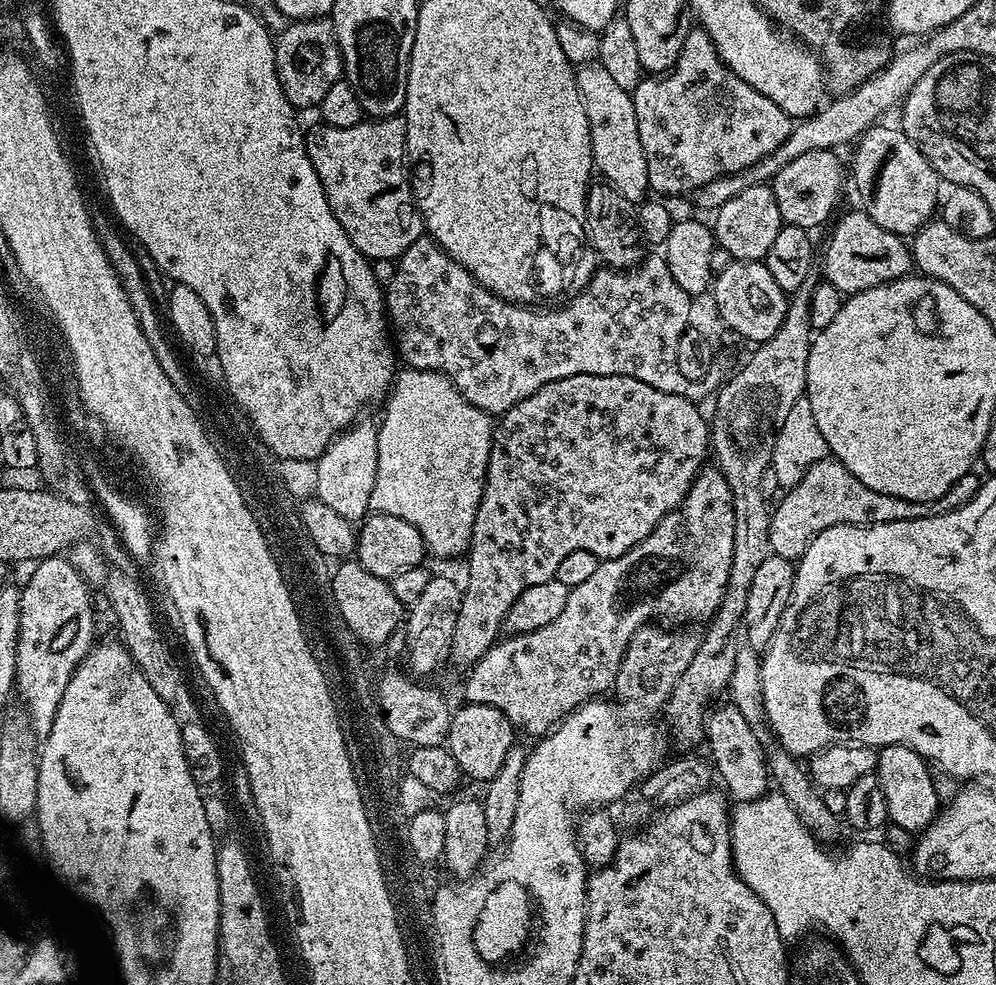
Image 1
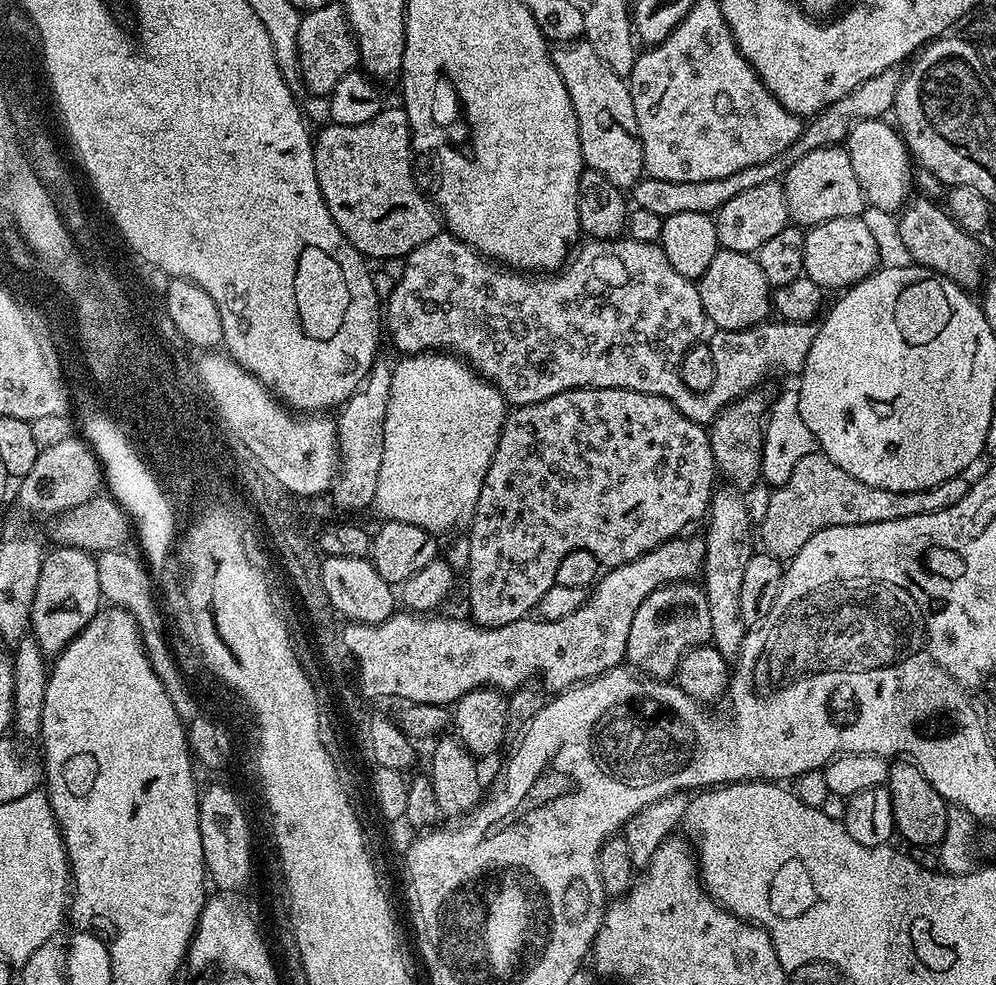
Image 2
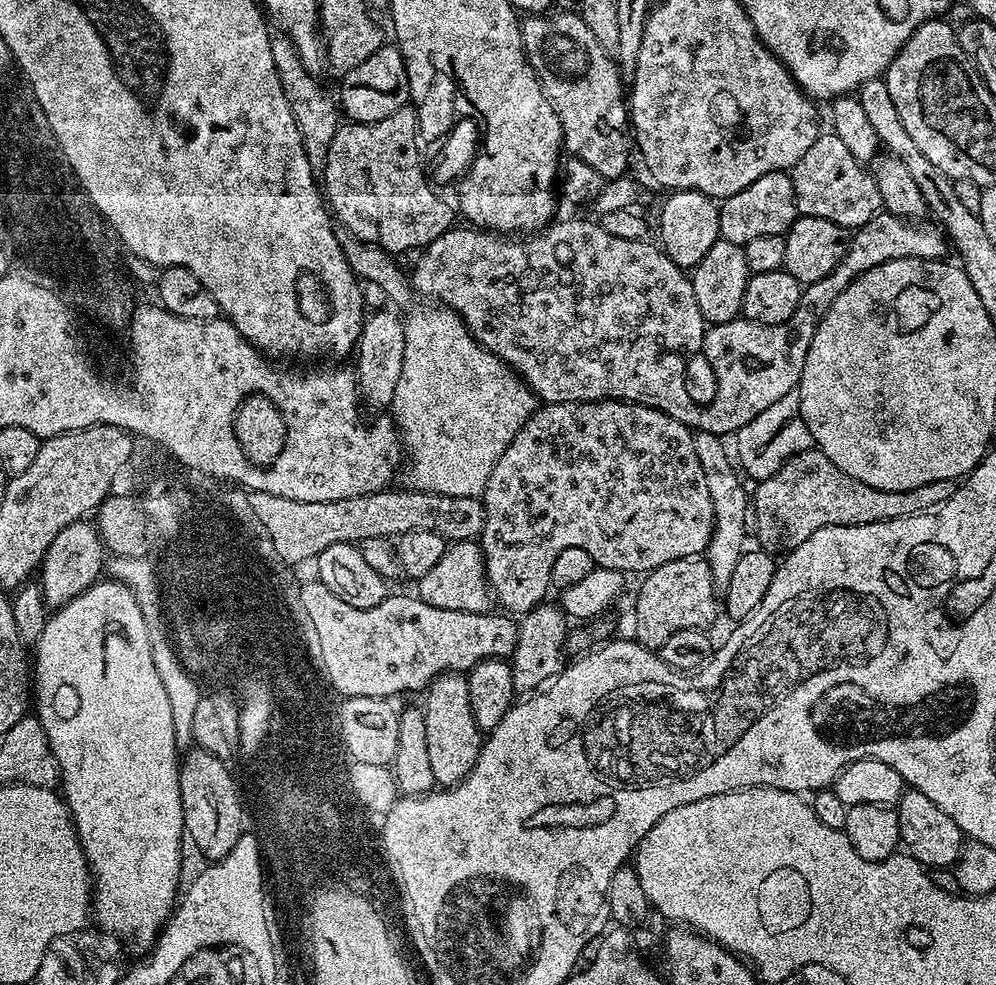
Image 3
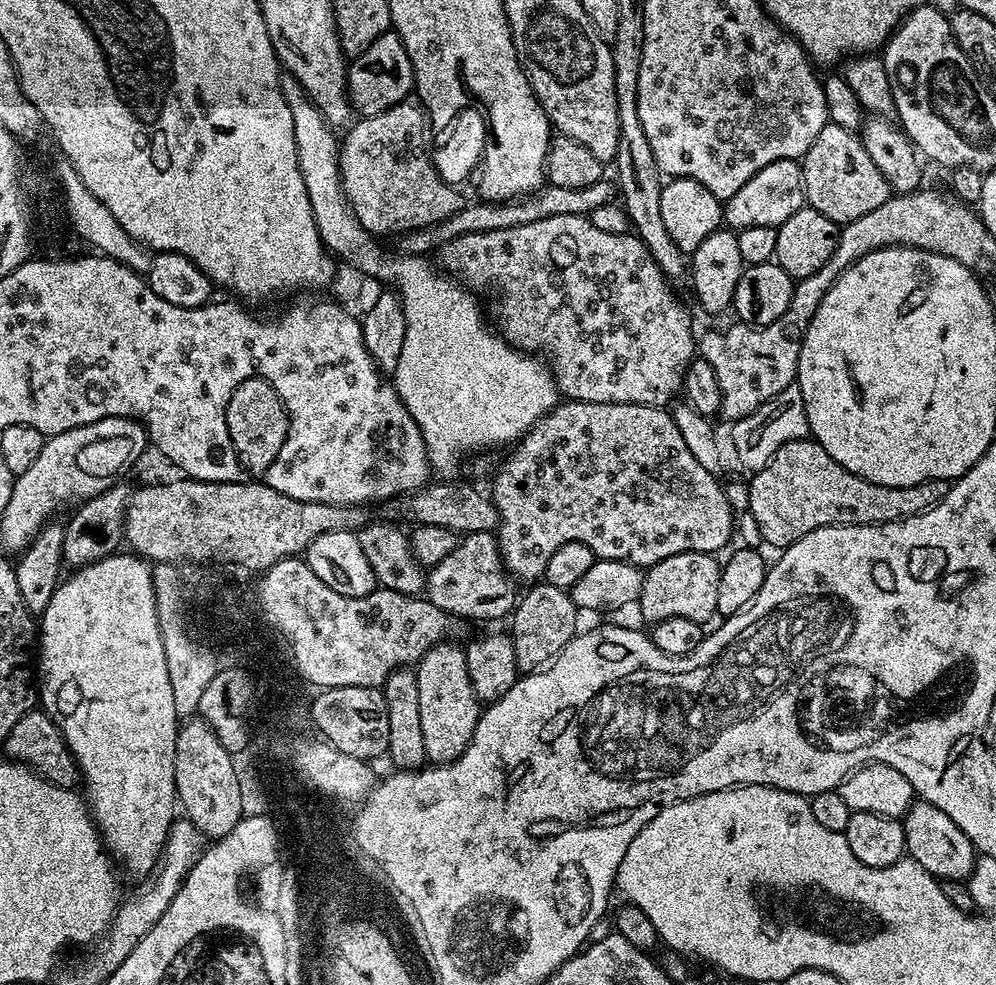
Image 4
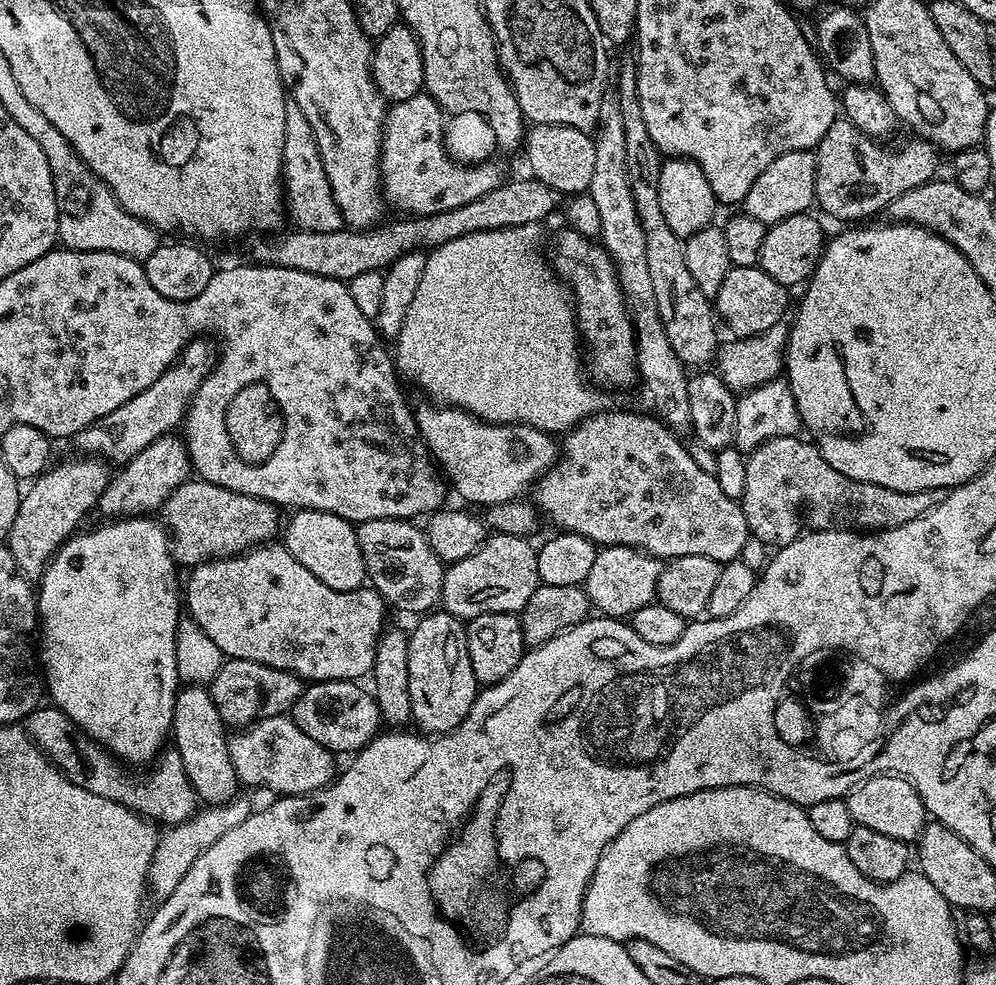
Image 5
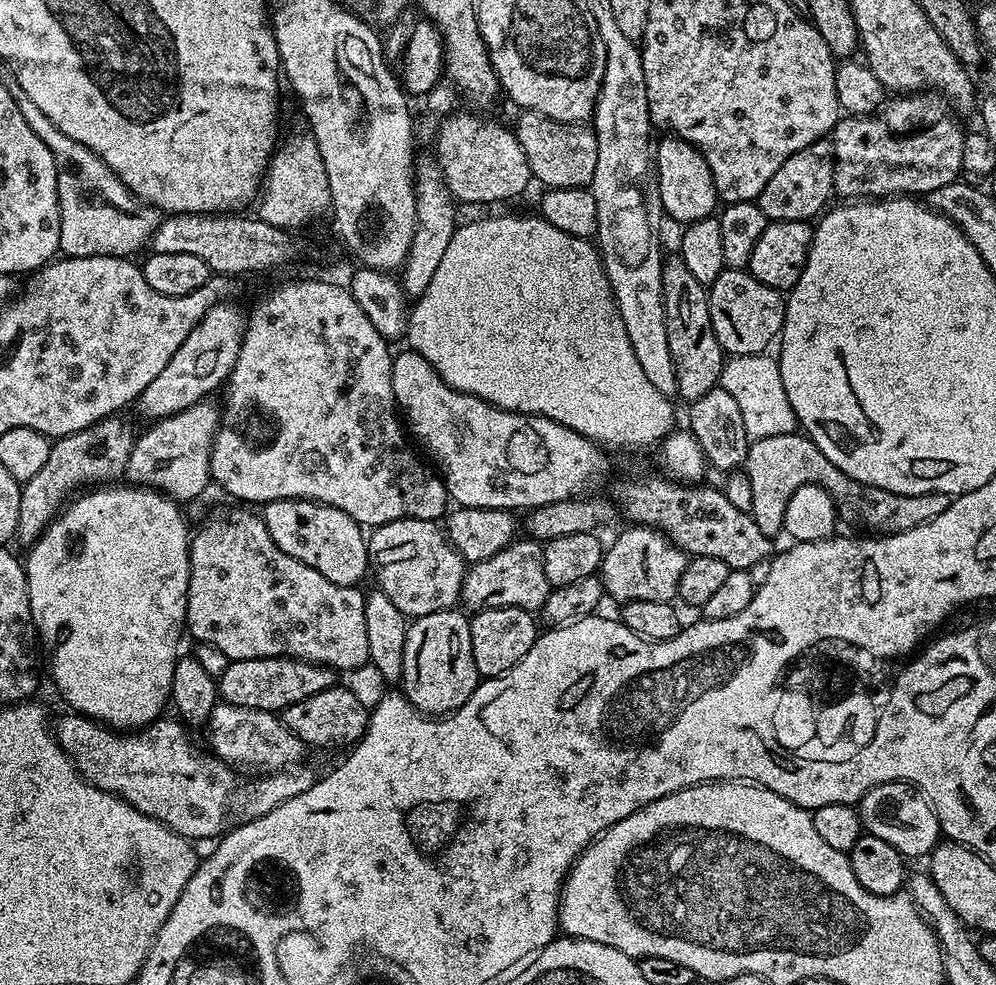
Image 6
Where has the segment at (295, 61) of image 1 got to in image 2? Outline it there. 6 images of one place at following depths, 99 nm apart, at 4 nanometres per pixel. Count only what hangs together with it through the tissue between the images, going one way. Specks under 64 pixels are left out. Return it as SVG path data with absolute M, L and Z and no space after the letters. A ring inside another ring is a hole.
M329 2L321 8L309 8L300 17L298 26L298 66L300 67L300 80L314 96L328 96L346 78L348 72L353 71L360 63L360 52L356 49L356 37L352 34L352 27L348 24L348 15L344 13L339 3Z

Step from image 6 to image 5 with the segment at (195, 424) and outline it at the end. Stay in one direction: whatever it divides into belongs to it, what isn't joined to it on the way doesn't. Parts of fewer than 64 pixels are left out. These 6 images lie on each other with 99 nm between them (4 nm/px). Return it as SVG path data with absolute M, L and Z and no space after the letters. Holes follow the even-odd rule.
M169 434L150 442L142 454L134 454L130 462L126 462L119 469L120 472L111 477L102 490L102 498L98 505L98 512L104 518L127 518L129 516L143 516L152 514L159 509L170 494L183 484L190 476L190 461L188 446L179 435Z

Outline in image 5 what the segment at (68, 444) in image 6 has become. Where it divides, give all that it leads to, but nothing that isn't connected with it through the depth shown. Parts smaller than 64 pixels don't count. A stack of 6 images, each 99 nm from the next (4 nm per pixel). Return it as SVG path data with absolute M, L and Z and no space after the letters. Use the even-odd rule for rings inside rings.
M99 458L80 459L84 460L53 463L47 472L23 489L18 514L14 514L14 522L8 531L6 546L20 567L20 573L29 582L39 581L53 554L83 525L80 523L84 515L99 505L102 490L106 490L110 479L109 465Z

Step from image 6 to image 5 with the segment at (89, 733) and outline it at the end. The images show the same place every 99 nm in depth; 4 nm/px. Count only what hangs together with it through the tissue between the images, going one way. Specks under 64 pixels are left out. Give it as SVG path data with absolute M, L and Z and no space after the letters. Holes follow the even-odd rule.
M58 707L35 708L26 717L26 731L40 751L63 772L67 780L74 782L74 786L82 786L82 790L90 790L90 794L98 794L98 798L118 802L123 808L128 808L149 821L161 820L161 825L164 826L181 824L198 811L196 791L188 780L186 770L182 766L182 758L175 747L168 746L161 751L158 763L151 769L153 772L149 776L135 776L132 773L135 771L129 770L117 757L111 755L108 749L91 740Z

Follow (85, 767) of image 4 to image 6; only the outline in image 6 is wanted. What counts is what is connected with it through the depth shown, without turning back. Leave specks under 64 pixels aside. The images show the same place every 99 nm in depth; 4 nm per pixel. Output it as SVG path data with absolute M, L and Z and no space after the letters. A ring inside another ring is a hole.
M96 486L93 492L85 491L83 494L77 495L57 515L56 519L49 524L47 530L36 539L36 543L27 549L28 560L26 556L26 571L28 573L28 593L30 594L30 610L32 611L32 623L36 625L38 640L43 644L56 644L52 648L52 680L56 683L56 688L60 691L60 696L69 704L73 713L81 716L89 716L92 720L99 720L101 724L107 724L108 727L117 730L139 730L145 724L151 724L153 720L161 715L160 712L164 708L164 703L169 703L172 695L172 683L174 682L174 666L178 657L181 655L180 635L185 635L186 621L188 619L188 583L190 582L190 562L188 561L188 550L190 547L190 528L188 532L188 524L184 521L184 516L180 513L181 505L173 500L171 496L158 492L154 488L145 488L143 486L123 486L124 488L108 488L112 486Z

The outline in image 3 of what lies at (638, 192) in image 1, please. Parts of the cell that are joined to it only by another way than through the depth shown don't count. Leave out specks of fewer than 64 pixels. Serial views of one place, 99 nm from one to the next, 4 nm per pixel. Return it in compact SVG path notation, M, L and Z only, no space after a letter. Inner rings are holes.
M553 11L551 14L532 14L521 23L520 33L522 34L524 53L528 59L528 65L536 71L536 77L540 80L540 85L546 94L546 98L554 106L554 112L558 114L558 122L562 126L562 134L564 135L563 147L566 149L567 155L586 162L590 166L594 166L594 170L598 170L598 174L602 174L605 181L613 180L614 178L625 175L629 171L628 159L634 156L634 140L630 135L630 108L626 103L625 81L624 84L620 81L622 79L622 73L615 59L610 55L609 49L603 48L594 38L594 34L590 34L590 26L586 26L586 22L580 16L579 11L555 12Z

